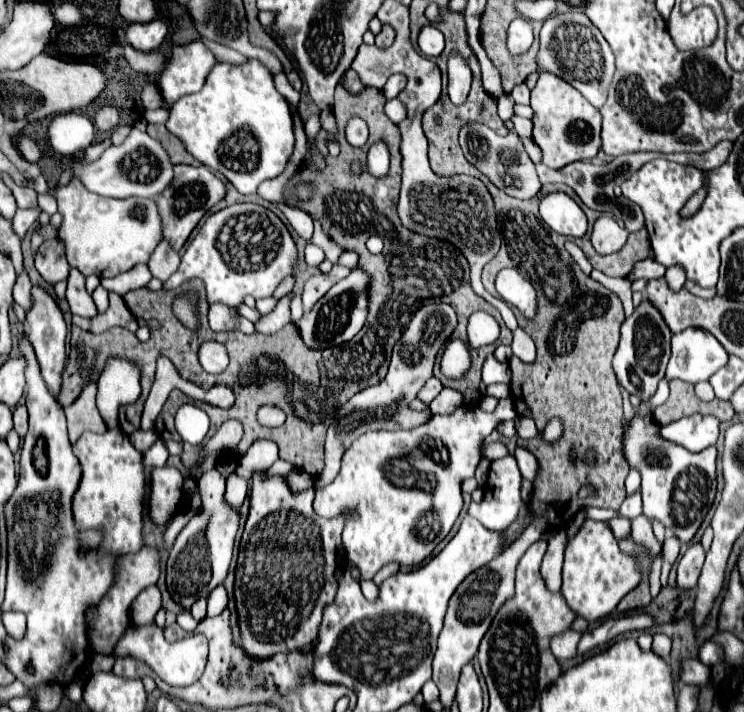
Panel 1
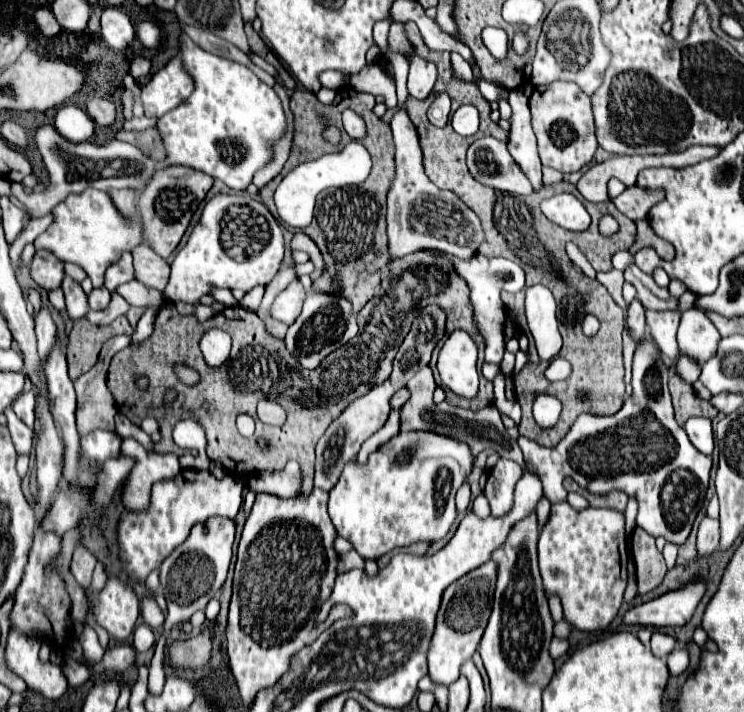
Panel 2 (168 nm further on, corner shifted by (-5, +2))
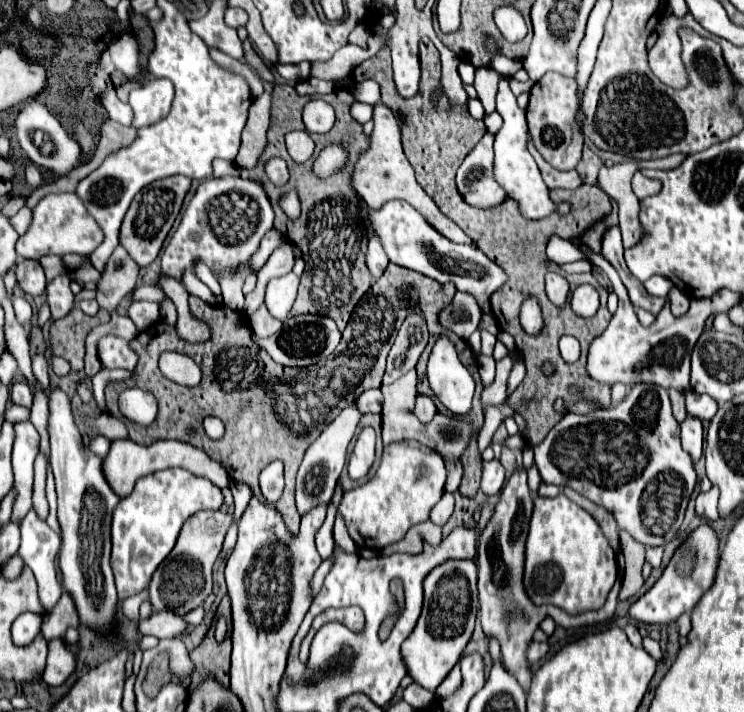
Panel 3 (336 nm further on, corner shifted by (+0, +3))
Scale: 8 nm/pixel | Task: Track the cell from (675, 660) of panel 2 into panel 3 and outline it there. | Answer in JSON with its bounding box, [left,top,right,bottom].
[642,636,662,660]

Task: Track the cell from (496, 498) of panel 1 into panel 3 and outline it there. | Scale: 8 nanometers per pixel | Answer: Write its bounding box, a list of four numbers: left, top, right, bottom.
[480,458,504,496]

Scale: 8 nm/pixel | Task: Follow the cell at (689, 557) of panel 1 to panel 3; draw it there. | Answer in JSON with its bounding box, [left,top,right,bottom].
[696,486,718,522]

